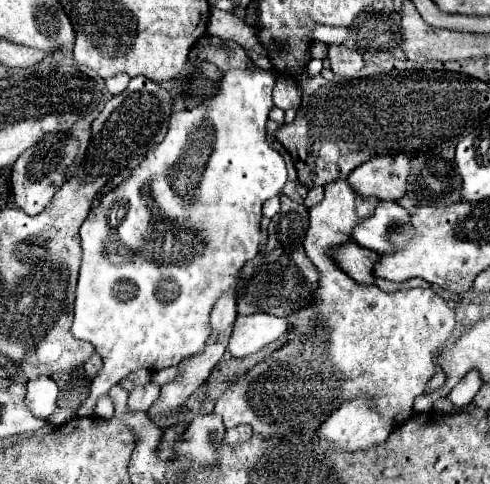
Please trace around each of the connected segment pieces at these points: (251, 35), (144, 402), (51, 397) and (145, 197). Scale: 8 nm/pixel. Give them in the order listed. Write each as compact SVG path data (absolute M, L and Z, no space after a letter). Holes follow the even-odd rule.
M212 9L207 34L217 36L223 41L237 42L243 48L249 48L257 54L265 54L265 52L261 52L261 46L257 44L255 28L245 24L245 22L239 22L232 13Z
M149 382L145 386L137 386L131 390L129 394L129 408L131 410L141 410L141 412L147 412L149 406L157 400L159 396L159 384L155 382Z
M47 376L29 380L25 404L35 418L49 420L49 416L57 408L57 384Z
M229 68L223 72L221 76L221 86L219 92L211 98L205 100L203 104L195 106L193 110L183 110L171 116L169 122L169 130L167 136L161 144L153 146L145 160L131 172L129 178L125 178L117 188L105 192L99 200L97 208L91 208L87 220L81 226L81 246L83 246L83 260L81 260L81 270L79 270L79 282L77 282L77 296L75 296L75 320L73 320L73 336L79 340L87 340L95 346L95 350L99 352L99 356L103 358L103 368L101 372L93 378L91 384L91 394L85 400L87 404L83 404L77 410L77 416L91 416L95 400L99 394L109 392L115 384L119 384L121 378L125 378L129 372L137 370L137 368L145 368L151 372L169 368L169 366L177 366L183 358L189 358L197 352L201 352L205 348L205 342L211 334L211 326L209 326L209 312L215 304L215 300L233 284L237 272L241 270L241 266L247 260L253 260L255 254L259 252L259 224L263 218L263 202L269 200L271 196L281 194L285 182L287 182L287 168L285 162L281 158L281 154L267 142L267 134L265 134L265 124L267 124L267 116L271 112L273 104L273 88L275 88L275 74L271 70L237 70L237 68ZM157 216L161 216L161 220L177 220L177 224L193 224L193 228L197 228L197 236L193 236L193 232L187 232L189 242L185 242L185 248L205 248L205 252L201 252L201 256L197 256L197 260L185 260L185 262L175 262L175 264L159 264L149 260L151 258L151 248L153 244L147 242L145 238L149 238L149 232L153 232L153 220L157 220Z

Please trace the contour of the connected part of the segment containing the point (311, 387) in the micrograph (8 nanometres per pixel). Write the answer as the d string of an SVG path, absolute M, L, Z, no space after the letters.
M345 178L325 186L323 202L309 210L309 230L305 234L305 252L321 272L321 284L315 292L315 300L309 308L287 316L289 342L281 350L273 352L267 360L245 372L217 400L215 414L223 418L225 428L249 424L253 432L259 432L263 436L303 432L313 434L321 426L321 422L339 408L343 400L351 400L353 396L365 394L373 398L377 410L383 416L393 418L399 412L411 412L413 400L425 392L425 384L435 372L435 358L443 350L445 340L455 328L453 310L431 288L411 288L395 294L385 294L377 286L359 284L337 266L333 266L333 262L325 254L327 248L349 242L349 230L353 228L353 224L371 216L377 202L377 198L365 198L357 194Z

